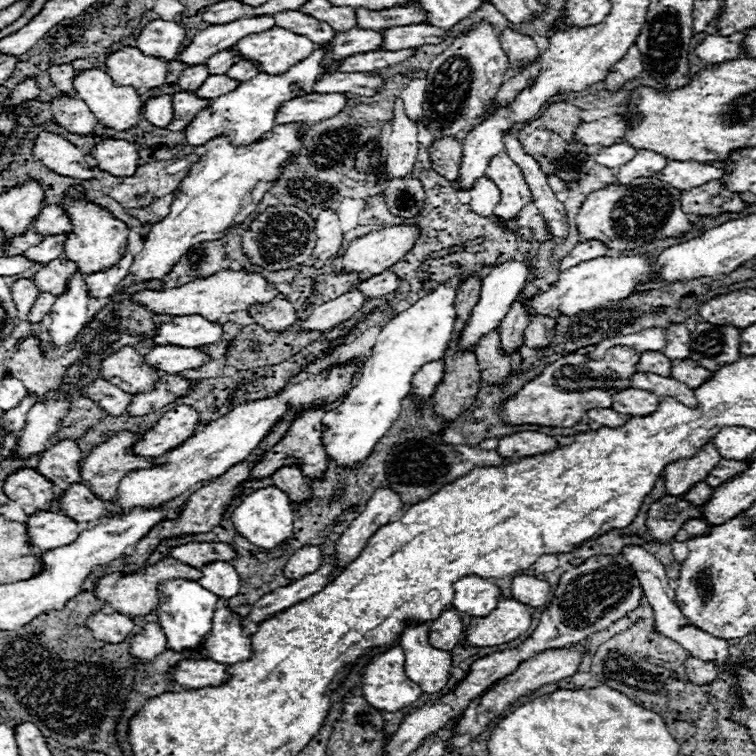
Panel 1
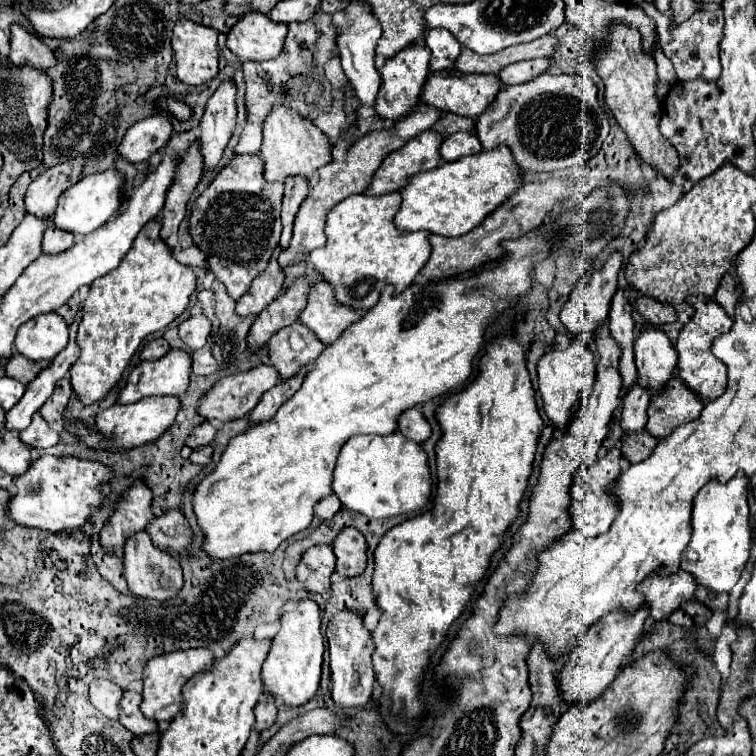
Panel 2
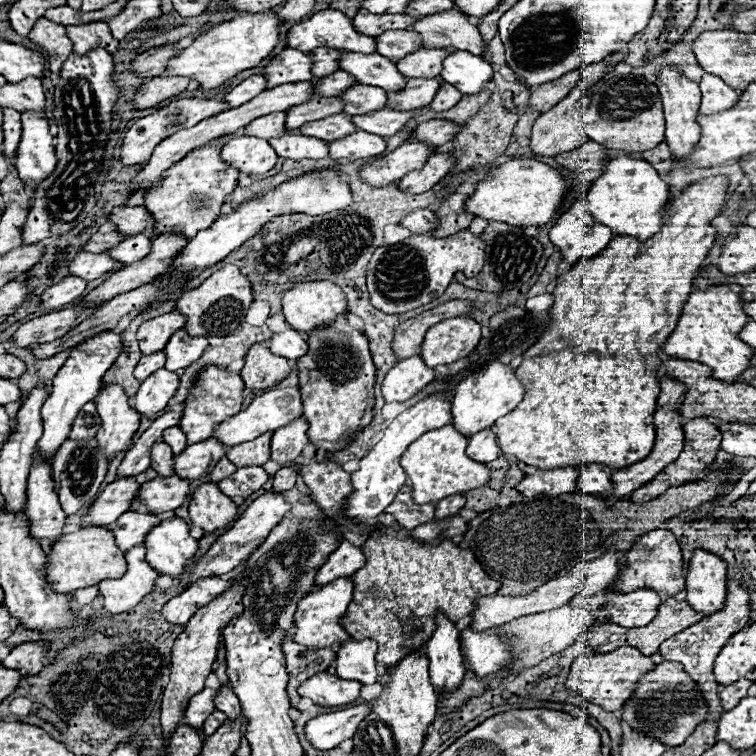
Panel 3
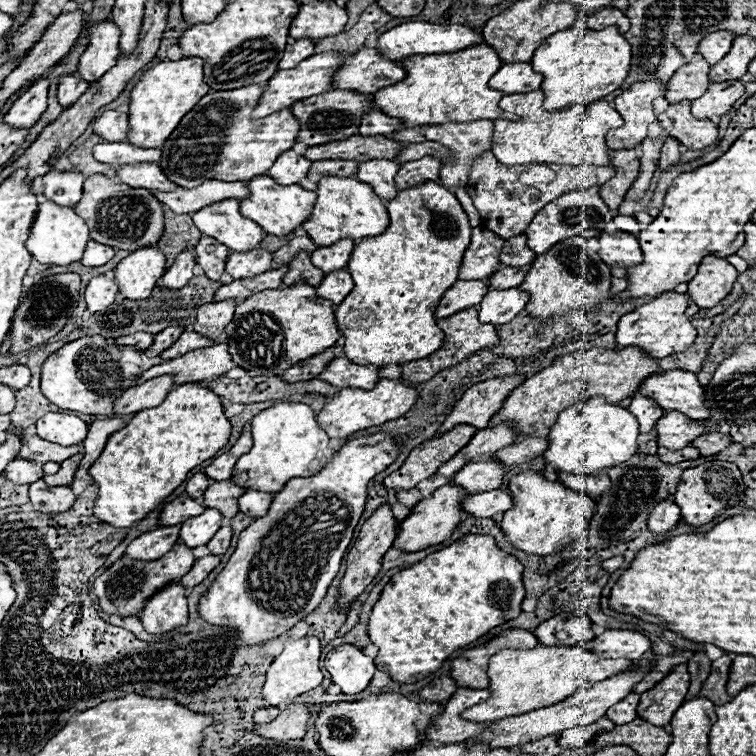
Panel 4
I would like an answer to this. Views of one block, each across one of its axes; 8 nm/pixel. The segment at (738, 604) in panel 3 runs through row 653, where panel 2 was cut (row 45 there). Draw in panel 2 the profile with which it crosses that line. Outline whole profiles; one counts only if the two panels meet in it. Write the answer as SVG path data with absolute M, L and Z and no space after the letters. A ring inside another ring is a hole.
M642 2L640 6L656 22L658 36L660 36L658 44L660 44L662 52L672 60L678 80L692 80L696 76L704 76L706 80L716 80L720 76L718 44L722 40L722 24L724 24L722 8L718 8L718 10L702 8L702 10L694 12L688 20L684 20L680 24L674 24L672 16L668 12L660 14L650 2Z

